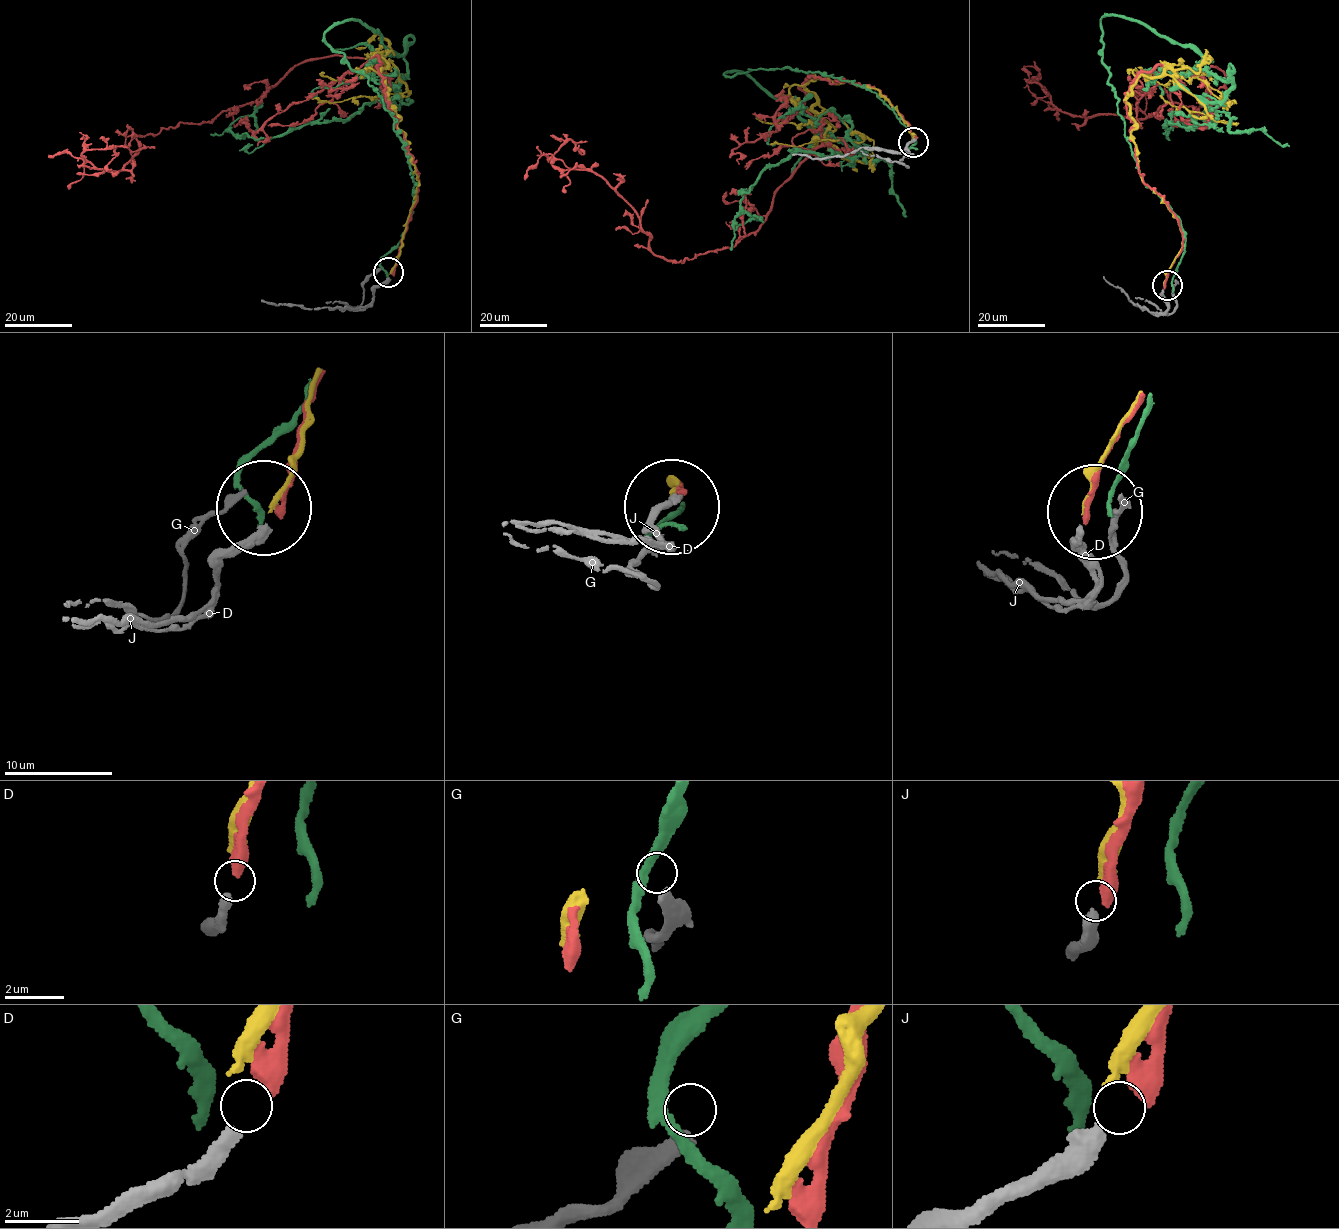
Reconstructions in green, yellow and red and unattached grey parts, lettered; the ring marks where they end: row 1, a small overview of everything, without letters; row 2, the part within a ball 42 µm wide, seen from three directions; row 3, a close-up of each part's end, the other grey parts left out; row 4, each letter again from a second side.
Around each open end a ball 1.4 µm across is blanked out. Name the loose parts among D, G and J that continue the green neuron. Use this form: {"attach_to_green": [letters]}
{"attach_to_green": []}

